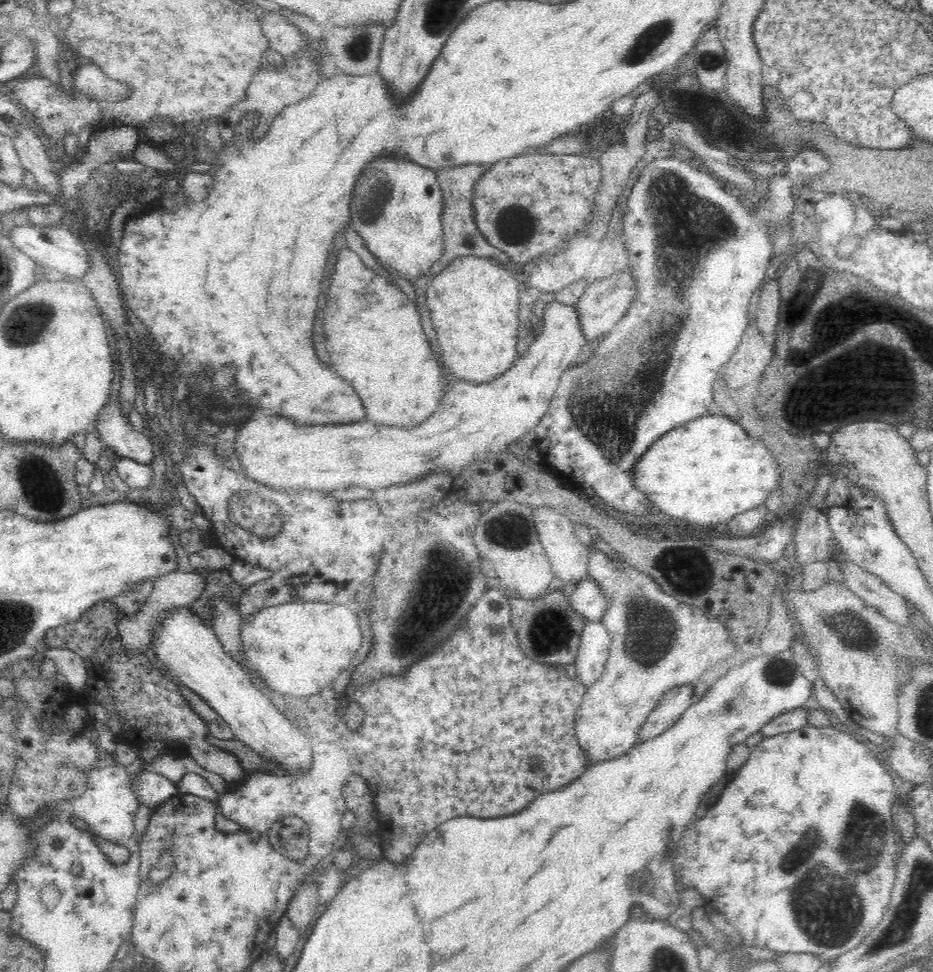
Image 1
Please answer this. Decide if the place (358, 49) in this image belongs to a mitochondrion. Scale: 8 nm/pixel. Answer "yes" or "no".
yes

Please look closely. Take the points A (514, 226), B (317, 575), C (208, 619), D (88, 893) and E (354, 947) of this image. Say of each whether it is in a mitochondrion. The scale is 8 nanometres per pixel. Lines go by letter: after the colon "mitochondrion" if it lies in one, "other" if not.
A: mitochondrion
B: other
C: other
D: other
E: mitochondrion

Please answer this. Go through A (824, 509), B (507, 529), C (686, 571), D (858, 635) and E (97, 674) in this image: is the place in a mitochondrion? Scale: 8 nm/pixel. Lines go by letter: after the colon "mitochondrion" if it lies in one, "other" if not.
A: other
B: mitochondrion
C: mitochondrion
D: mitochondrion
E: other

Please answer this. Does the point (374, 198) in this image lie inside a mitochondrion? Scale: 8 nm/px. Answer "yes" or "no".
yes

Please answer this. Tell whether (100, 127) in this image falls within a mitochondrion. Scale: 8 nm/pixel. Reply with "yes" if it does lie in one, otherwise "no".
no

